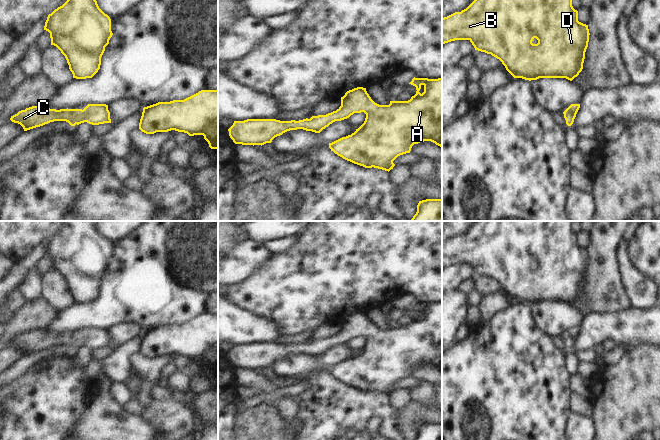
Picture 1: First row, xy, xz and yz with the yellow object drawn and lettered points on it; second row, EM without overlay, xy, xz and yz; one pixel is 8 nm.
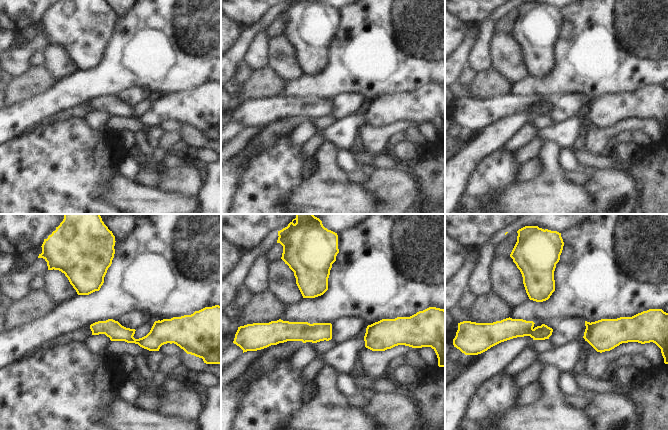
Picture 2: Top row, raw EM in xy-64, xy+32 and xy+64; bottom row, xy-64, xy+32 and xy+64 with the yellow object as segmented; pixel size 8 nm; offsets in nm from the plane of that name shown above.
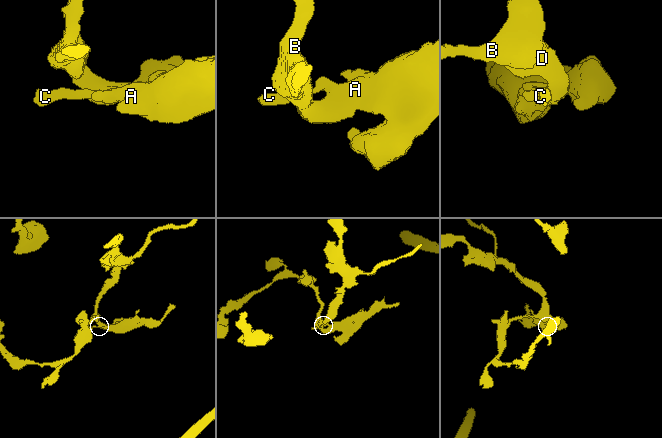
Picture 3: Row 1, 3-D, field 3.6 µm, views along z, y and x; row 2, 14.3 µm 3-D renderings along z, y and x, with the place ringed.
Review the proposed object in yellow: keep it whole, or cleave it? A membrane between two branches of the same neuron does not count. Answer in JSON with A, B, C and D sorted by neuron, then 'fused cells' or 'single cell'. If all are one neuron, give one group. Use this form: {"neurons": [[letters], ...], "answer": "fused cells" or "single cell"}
{"neurons": [["A", "B", "C", "D"]], "answer": "single cell"}

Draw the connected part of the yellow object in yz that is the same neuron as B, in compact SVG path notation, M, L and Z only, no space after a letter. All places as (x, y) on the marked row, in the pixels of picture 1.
M474 0L466 9L442 18L442 45L469 40L475 50L499 59L514 78L566 78L572 81L583 69L589 42L588 25L578 21L572 0Z

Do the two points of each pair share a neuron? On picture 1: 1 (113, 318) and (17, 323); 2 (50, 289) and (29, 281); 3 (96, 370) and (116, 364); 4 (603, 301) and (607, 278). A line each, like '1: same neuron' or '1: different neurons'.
1: different neurons
2: different neurons
3: different neurons
4: same neuron

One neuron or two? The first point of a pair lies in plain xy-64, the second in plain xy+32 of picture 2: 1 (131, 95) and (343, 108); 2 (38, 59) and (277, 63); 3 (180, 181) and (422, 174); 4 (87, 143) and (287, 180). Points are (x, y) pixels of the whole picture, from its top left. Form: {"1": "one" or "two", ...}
{"1": "one", "2": "two", "3": "two", "4": "one"}

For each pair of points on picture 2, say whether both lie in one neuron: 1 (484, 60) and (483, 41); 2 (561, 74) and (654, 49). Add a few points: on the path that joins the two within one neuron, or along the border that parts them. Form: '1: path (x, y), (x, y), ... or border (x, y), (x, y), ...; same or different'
1: path (483, 55), (483, 46); same
2: path (584, 63), (595, 54), (631, 53); same

